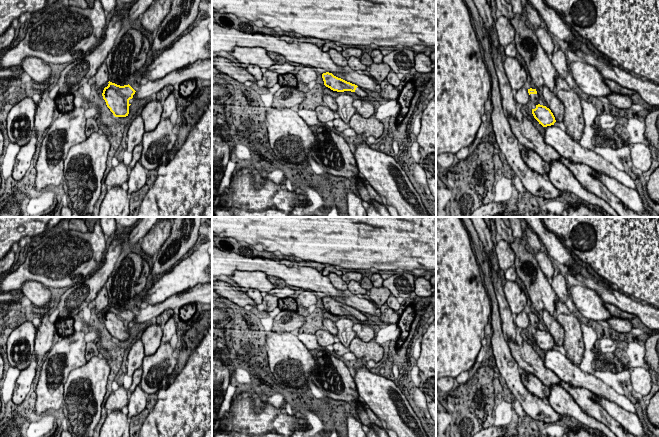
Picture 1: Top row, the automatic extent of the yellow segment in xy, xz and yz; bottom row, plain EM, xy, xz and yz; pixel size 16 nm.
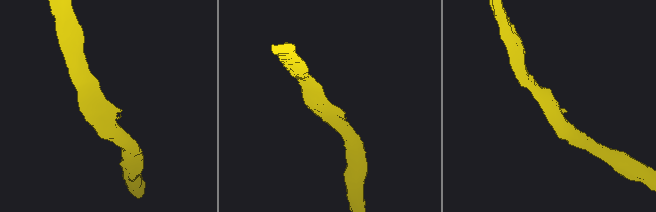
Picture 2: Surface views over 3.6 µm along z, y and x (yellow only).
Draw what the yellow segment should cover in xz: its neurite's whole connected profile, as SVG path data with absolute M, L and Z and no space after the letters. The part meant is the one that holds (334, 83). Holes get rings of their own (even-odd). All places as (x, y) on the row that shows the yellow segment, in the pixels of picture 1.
M326 72L322 74L324 85L333 91L344 92L351 91L355 92L361 99L367 100L367 93L360 87L350 82L347 82L341 78L334 76L332 73Z

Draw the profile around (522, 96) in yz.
M506 57L503 65L511 89L517 91L514 99L524 108L531 102L528 90L524 87L524 84L527 82L526 70L516 57Z

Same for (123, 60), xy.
M138 29L118 35L105 62L94 75L95 85L102 88L109 81L128 85L129 77L144 66L150 47L149 39Z

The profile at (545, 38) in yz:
M545 25L534 30L538 40L541 44L546 55L549 57L552 56L551 62L554 66L556 72L560 77L566 80L568 74L568 66L567 66L567 56L560 49L554 50L554 43L552 40L552 35L548 32Z

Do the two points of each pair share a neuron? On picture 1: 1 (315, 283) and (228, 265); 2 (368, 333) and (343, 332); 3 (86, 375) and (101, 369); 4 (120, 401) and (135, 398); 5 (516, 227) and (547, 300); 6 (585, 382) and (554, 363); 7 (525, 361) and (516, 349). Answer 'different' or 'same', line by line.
1: same
2: different
3: same
4: different
5: different
6: same
7: same

